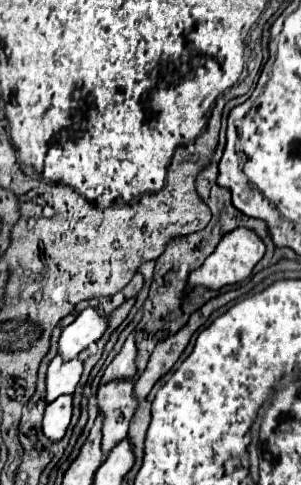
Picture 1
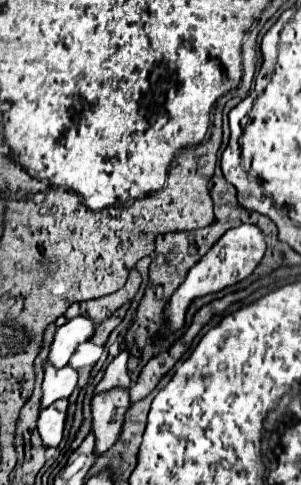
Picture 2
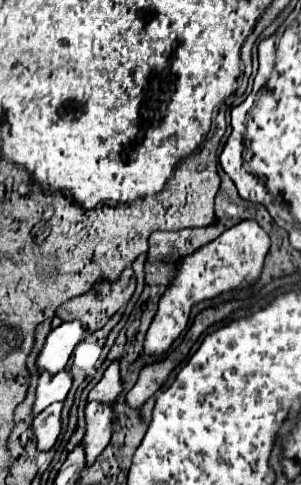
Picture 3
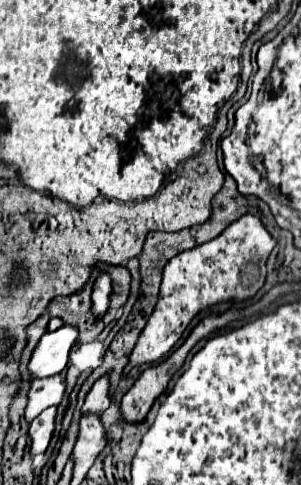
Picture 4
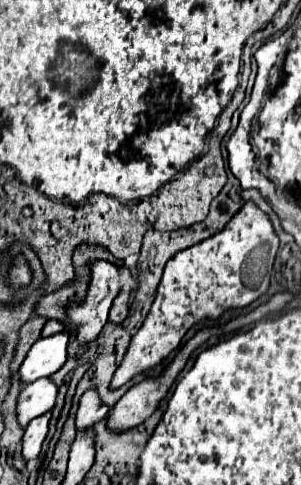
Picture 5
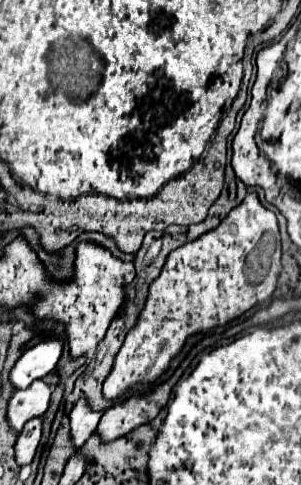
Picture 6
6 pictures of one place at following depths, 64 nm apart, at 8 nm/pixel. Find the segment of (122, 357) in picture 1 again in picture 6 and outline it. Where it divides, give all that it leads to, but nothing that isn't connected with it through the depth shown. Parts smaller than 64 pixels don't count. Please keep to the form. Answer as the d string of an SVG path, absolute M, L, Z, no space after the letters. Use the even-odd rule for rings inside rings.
M78 400L70 412L70 440L76 448L82 448L86 440L96 430L96 424L104 412L94 412L88 408L86 400Z

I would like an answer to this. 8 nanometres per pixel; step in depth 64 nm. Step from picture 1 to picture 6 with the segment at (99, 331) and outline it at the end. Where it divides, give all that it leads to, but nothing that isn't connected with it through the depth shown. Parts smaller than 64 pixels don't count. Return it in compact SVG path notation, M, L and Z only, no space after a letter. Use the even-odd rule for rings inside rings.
M44 340L36 346L28 348L10 372L10 384L14 390L28 388L38 378L50 374L62 356L62 342L60 340Z

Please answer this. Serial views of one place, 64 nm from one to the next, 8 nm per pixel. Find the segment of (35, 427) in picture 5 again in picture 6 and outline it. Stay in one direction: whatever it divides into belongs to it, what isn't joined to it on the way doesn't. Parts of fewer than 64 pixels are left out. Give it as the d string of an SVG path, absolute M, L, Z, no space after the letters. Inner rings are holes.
M40 418L28 420L24 430L18 434L18 440L16 440L16 446L14 446L18 466L26 466L34 460L40 436L42 436L42 420Z

